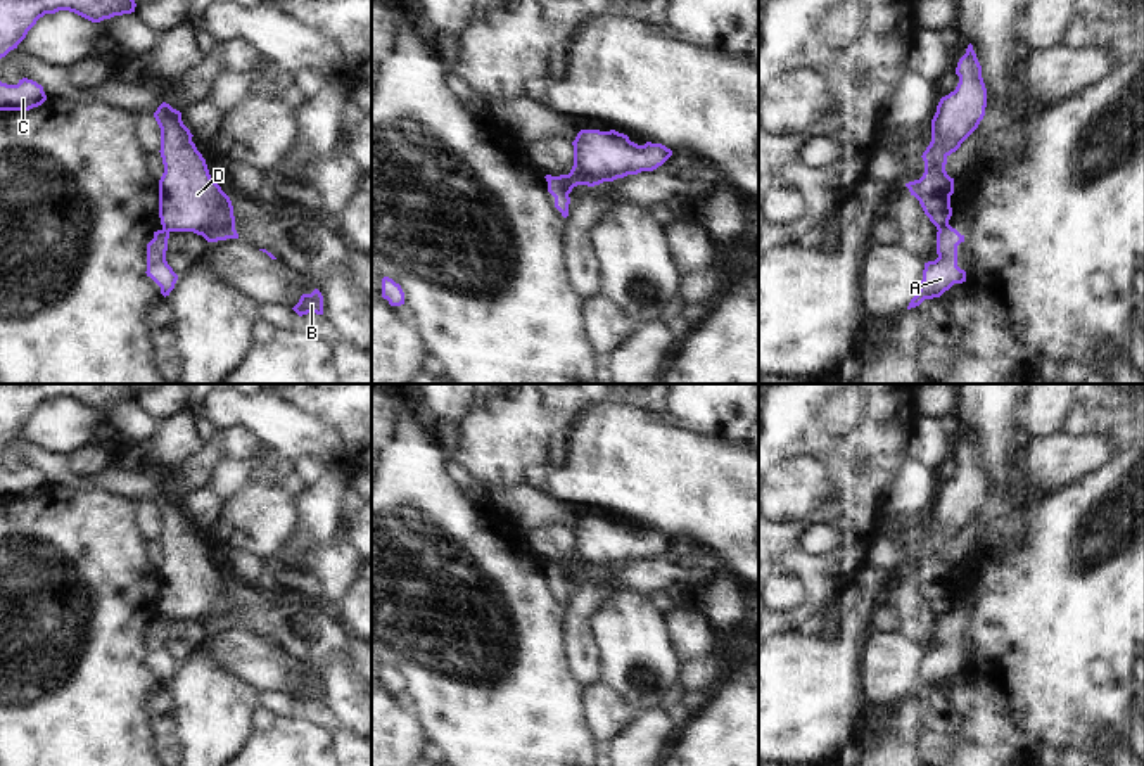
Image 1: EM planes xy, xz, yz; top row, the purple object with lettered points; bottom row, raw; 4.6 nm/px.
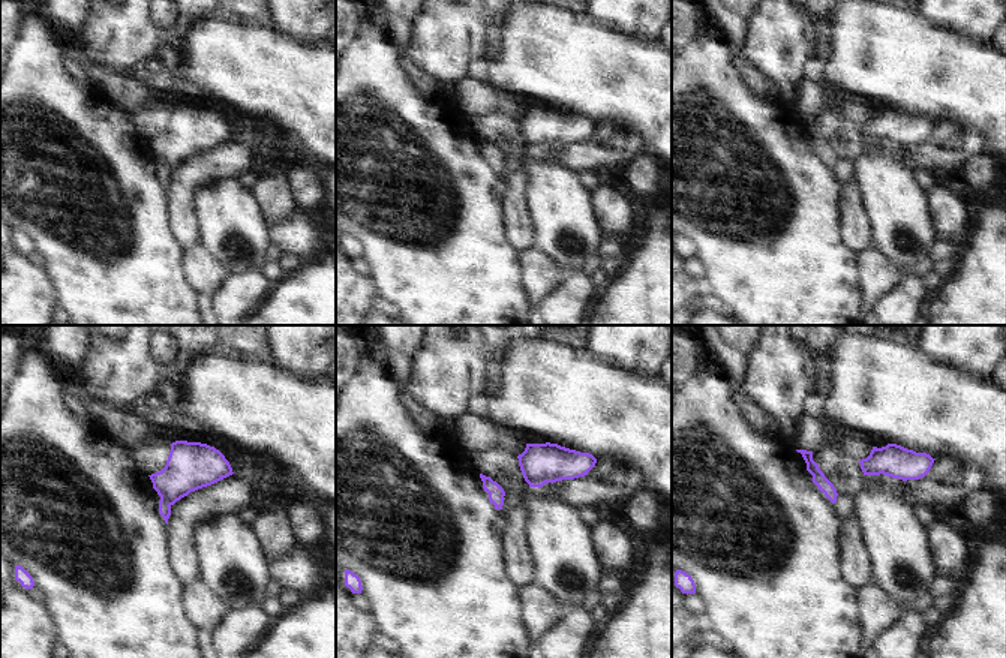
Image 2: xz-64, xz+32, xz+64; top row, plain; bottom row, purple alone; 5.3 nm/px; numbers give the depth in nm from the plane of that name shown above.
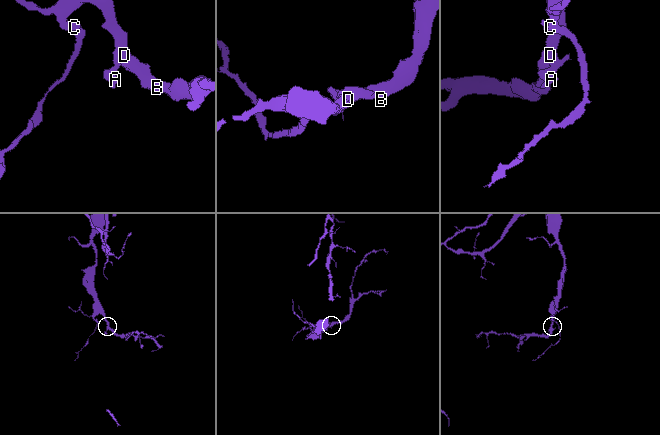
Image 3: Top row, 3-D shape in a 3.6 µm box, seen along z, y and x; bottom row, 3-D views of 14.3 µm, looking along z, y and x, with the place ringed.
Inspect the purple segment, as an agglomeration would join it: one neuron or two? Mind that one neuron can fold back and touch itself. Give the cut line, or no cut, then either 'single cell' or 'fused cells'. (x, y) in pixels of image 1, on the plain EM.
xz (553, 564), (569, 580) | fused cells

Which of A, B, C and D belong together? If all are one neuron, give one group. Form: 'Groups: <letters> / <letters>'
Groups: A / B C D.

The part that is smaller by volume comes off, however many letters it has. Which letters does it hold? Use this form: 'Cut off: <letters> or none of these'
Cut off: A.

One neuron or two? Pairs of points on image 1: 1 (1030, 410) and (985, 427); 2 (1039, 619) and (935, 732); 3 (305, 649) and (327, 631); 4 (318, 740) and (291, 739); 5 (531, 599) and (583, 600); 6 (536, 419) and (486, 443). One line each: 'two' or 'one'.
1: two
2: two
3: one
4: one
5: two
6: one

